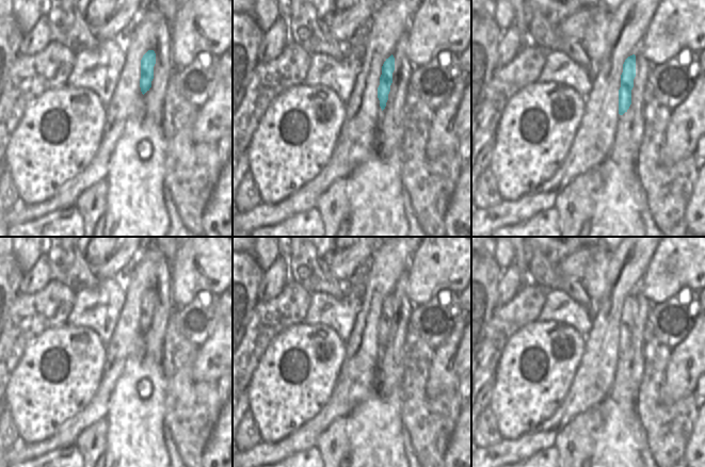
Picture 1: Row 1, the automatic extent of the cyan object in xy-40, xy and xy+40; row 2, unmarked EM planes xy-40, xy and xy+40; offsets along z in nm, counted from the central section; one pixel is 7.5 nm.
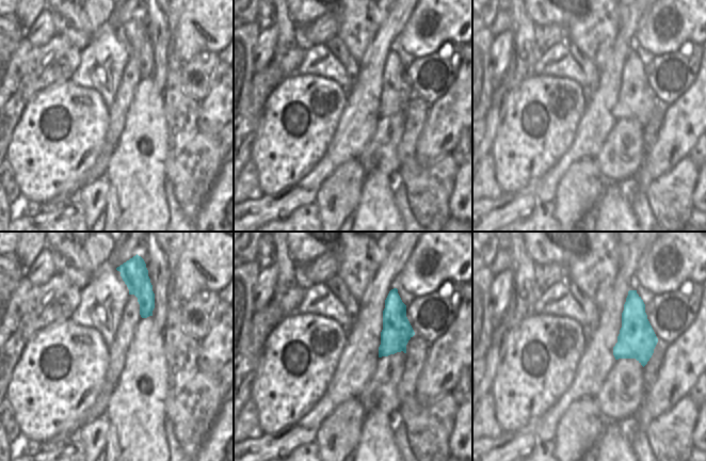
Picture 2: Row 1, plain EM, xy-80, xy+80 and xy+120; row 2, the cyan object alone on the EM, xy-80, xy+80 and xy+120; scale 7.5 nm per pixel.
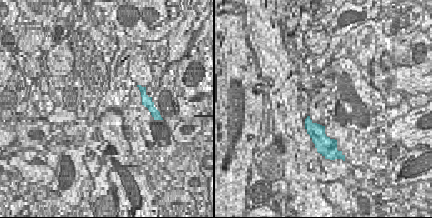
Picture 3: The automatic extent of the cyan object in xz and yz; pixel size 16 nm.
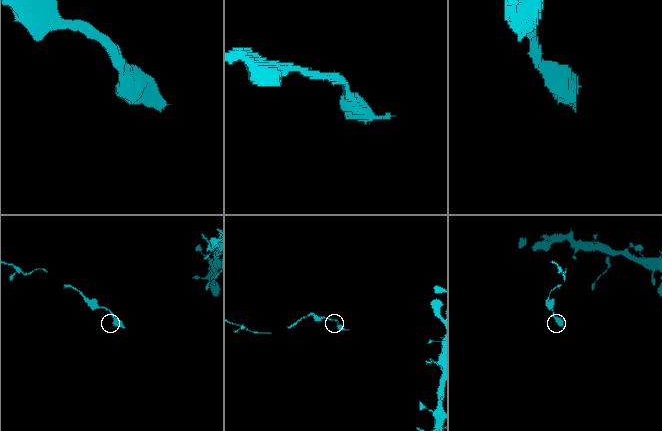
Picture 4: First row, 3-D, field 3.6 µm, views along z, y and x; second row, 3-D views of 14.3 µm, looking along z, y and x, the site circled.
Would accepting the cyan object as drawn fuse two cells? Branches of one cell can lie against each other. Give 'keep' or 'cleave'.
keep

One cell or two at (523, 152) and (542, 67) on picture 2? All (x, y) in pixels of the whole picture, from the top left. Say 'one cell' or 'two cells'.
two cells

